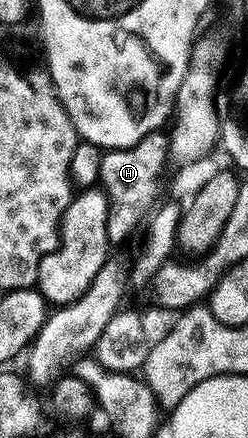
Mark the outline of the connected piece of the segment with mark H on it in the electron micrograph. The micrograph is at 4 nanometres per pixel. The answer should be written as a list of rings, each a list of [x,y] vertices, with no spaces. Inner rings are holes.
[[[160,131],[150,133],[133,147],[104,152],[101,159],[99,185],[107,194],[107,240],[112,246],[119,245],[134,231],[141,217],[156,206],[155,196],[159,193],[159,180],[163,167],[168,166],[168,134]]]

